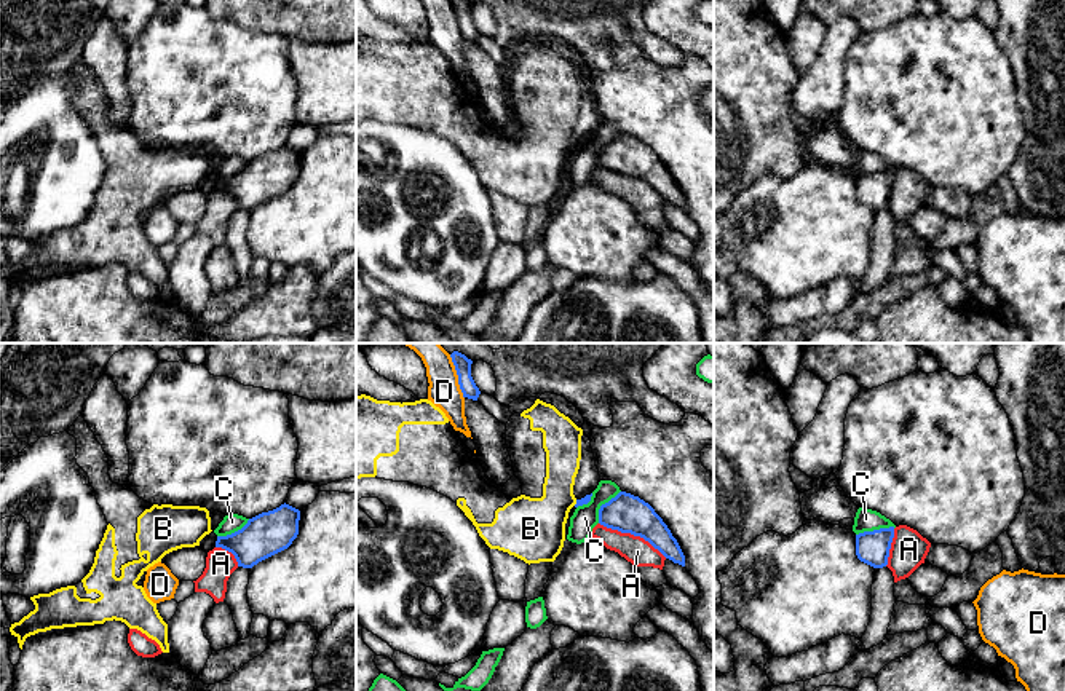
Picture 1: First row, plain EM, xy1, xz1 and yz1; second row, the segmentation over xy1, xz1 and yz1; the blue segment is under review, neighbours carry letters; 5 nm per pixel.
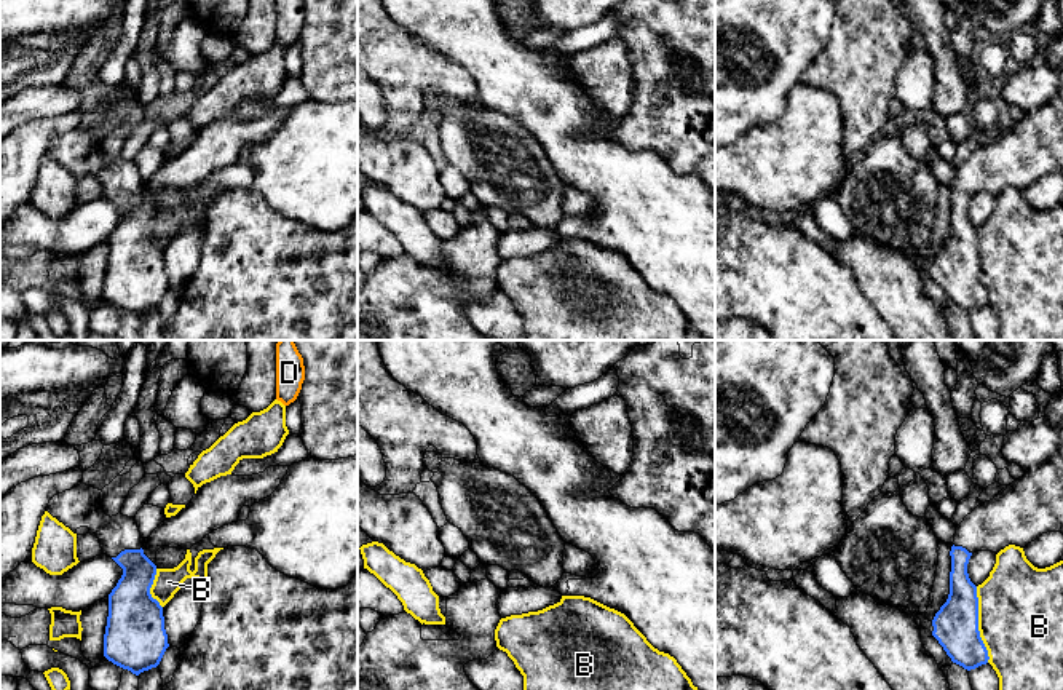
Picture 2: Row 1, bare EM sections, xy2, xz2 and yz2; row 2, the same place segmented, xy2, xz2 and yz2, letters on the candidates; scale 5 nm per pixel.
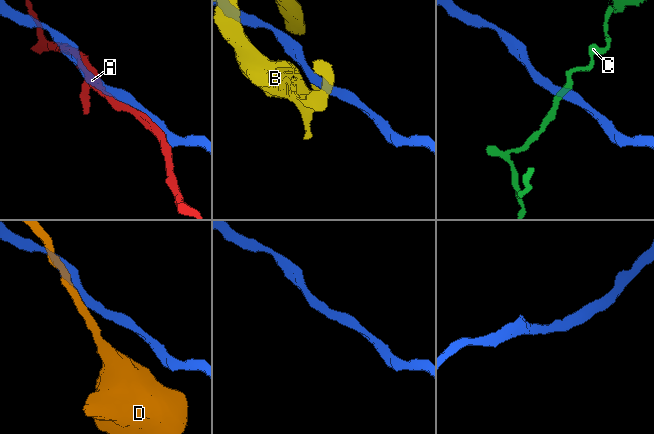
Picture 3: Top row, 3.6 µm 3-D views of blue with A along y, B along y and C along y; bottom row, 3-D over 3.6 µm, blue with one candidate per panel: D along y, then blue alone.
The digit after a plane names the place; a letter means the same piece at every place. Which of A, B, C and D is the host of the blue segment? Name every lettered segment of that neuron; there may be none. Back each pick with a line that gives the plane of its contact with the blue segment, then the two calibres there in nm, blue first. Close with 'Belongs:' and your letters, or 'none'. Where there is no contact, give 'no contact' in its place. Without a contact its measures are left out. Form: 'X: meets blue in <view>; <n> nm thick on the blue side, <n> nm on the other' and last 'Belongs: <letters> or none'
Belongs: none

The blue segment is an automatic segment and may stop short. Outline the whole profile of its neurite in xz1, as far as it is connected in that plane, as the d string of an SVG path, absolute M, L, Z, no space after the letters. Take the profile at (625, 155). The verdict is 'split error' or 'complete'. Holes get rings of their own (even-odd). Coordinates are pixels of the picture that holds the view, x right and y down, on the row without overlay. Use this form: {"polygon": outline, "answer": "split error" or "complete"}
{"polygon": "M620 134L600 148L599 166L621 176L640 179L666 201L685 209L685 198L677 182L655 152L639 139Z", "answer": "complete"}

